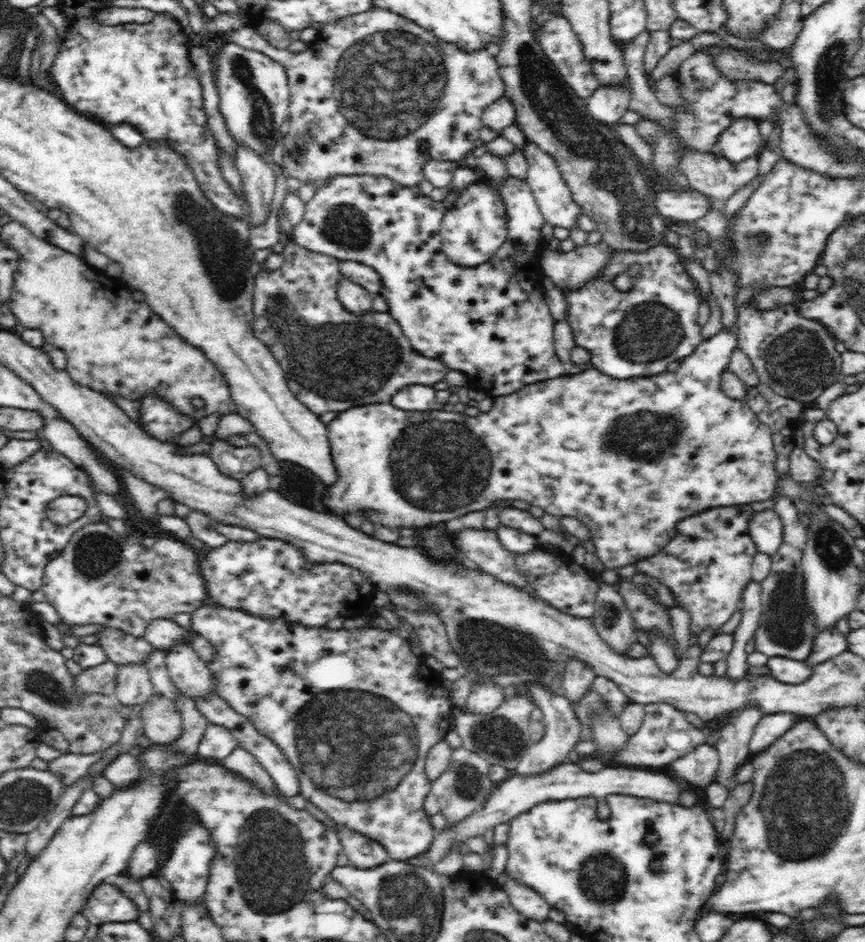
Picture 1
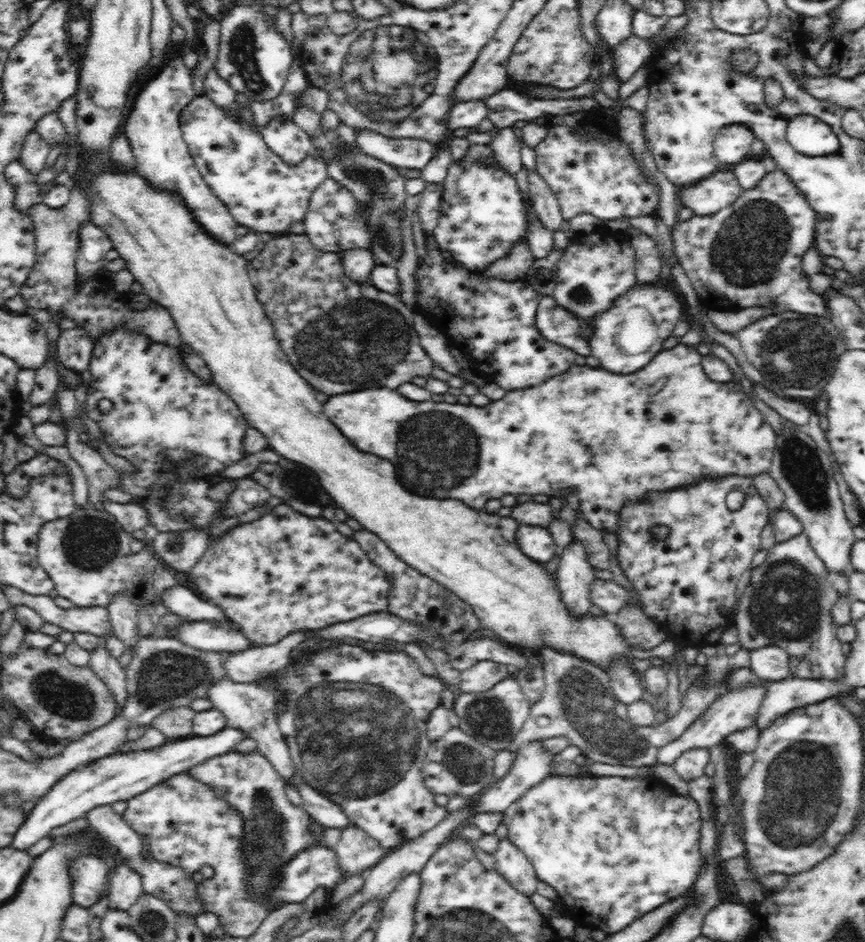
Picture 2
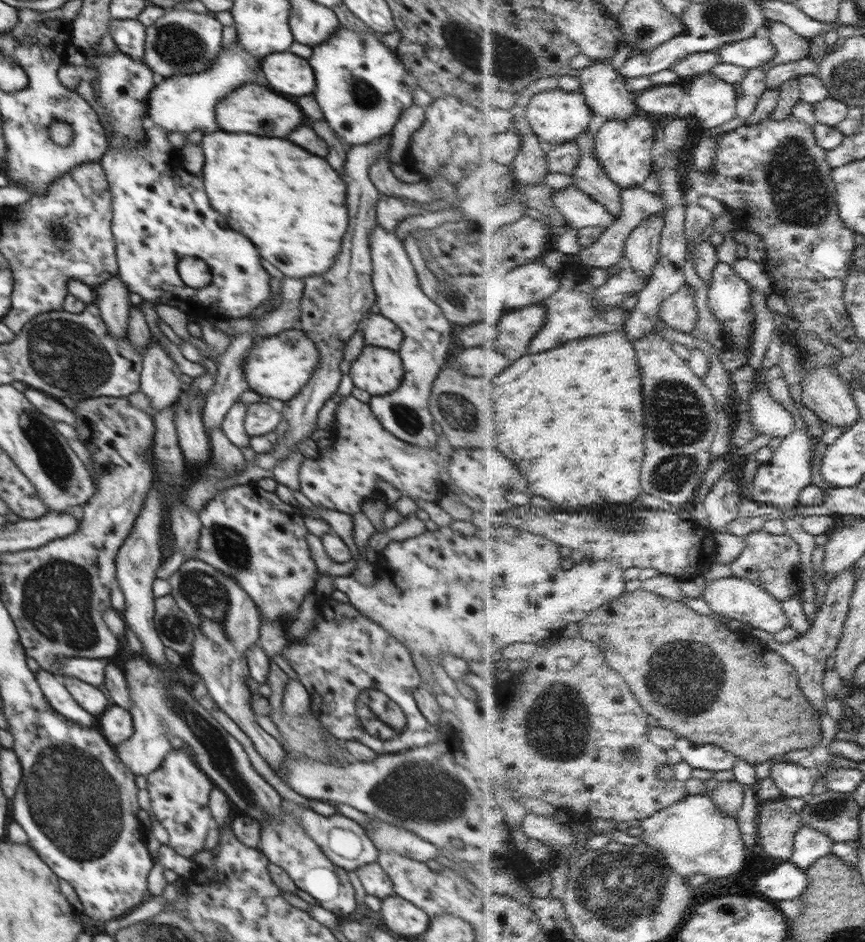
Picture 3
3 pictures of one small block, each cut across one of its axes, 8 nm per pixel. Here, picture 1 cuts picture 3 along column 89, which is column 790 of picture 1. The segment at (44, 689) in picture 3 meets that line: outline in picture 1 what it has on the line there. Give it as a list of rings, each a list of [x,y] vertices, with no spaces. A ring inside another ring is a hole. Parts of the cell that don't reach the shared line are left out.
[[[779,712],[776,714],[765,714],[754,727],[752,738],[748,748],[751,757],[767,749],[775,740],[778,740],[793,724],[800,718],[797,714],[790,712]]]

